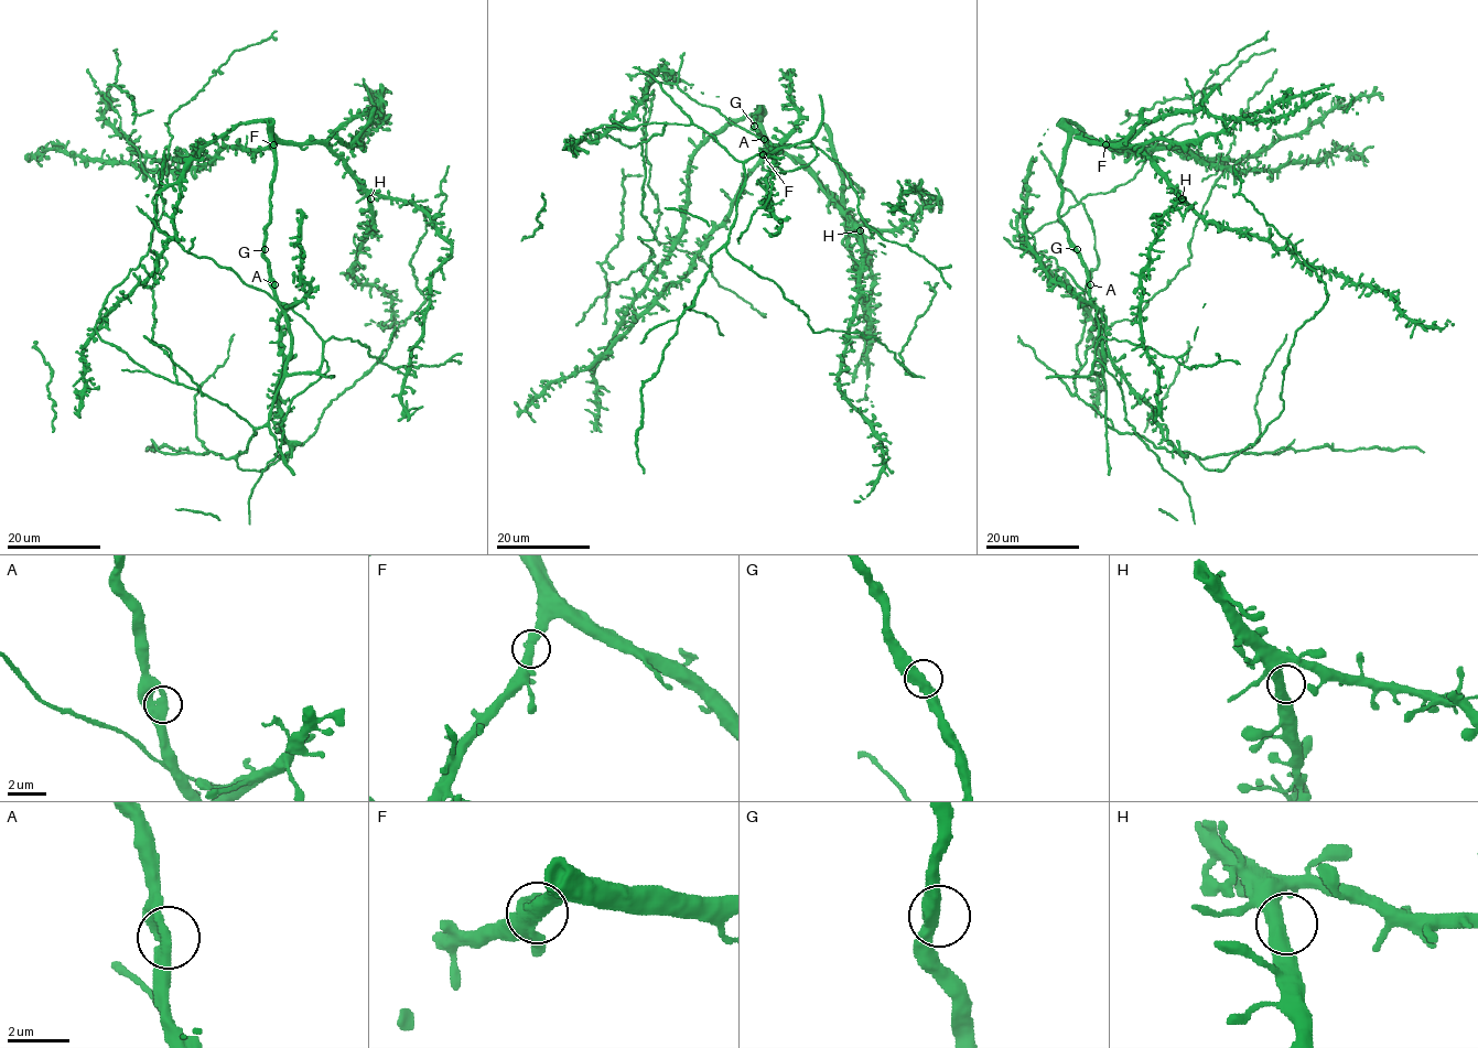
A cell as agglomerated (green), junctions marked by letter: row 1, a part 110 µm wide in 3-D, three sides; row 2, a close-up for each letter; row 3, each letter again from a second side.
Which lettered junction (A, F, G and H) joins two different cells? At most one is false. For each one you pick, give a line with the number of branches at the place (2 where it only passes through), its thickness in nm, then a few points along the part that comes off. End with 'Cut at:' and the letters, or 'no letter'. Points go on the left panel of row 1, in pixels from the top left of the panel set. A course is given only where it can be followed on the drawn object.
Cut at: no letter

